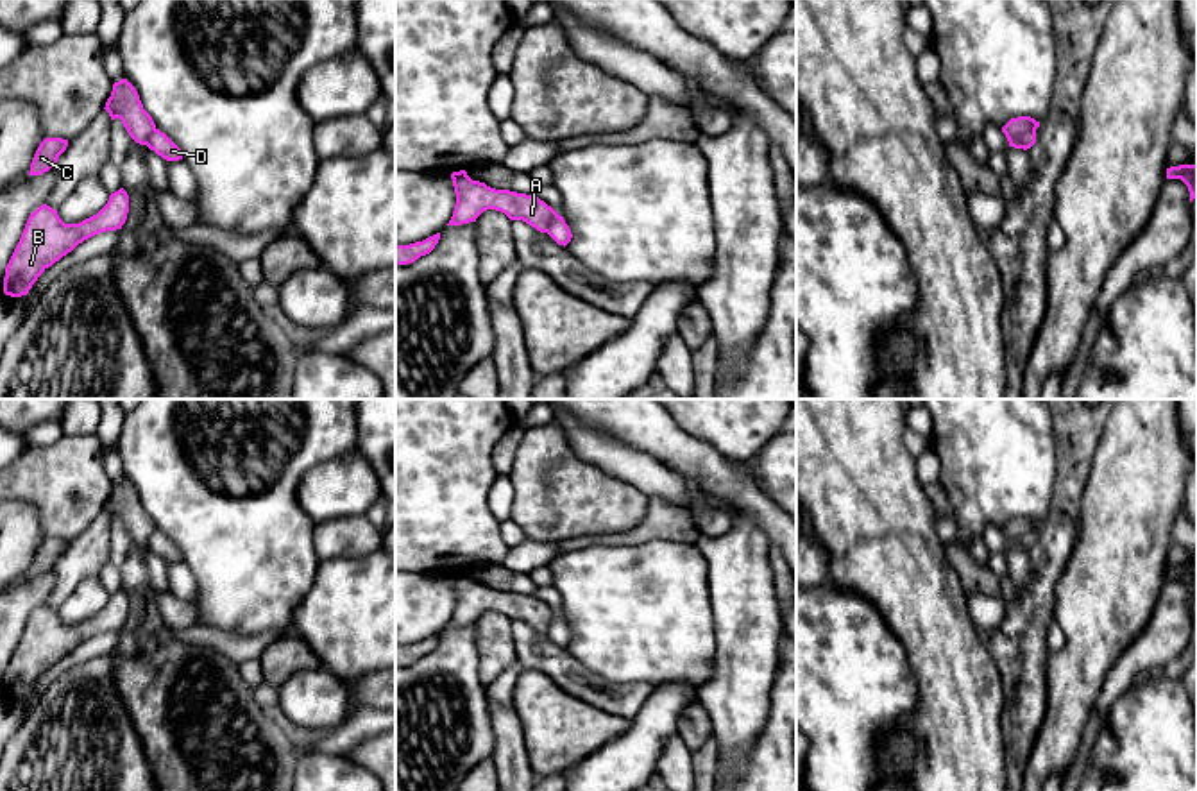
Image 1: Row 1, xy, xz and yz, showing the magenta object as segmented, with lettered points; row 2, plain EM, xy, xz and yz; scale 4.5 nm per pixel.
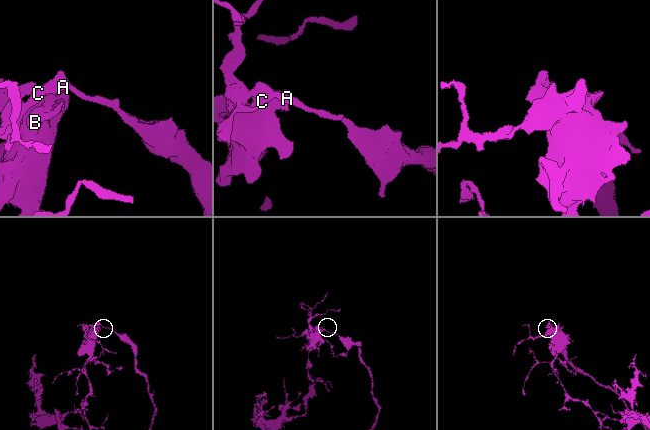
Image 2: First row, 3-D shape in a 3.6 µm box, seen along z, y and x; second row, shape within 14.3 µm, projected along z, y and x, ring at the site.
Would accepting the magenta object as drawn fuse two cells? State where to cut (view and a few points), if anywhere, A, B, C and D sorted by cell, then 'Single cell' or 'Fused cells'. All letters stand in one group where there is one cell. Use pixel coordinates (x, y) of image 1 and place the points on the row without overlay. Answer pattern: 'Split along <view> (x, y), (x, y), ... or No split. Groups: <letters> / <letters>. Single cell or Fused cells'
Split along yz (1035, 530), (1020, 535), (1010, 546). Groups: A B C / D. Fused cells

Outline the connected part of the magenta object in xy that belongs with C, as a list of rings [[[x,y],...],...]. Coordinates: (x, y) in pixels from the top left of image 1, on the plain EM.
[[[45,539],[34,555],[29,576],[41,576],[54,569],[54,566],[57,564],[59,557],[66,551],[66,548],[68,540]]]

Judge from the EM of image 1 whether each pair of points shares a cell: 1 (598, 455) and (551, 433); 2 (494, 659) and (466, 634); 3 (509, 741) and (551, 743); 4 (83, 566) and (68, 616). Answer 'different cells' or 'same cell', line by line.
1: different cells
2: different cells
3: different cells
4: different cells

